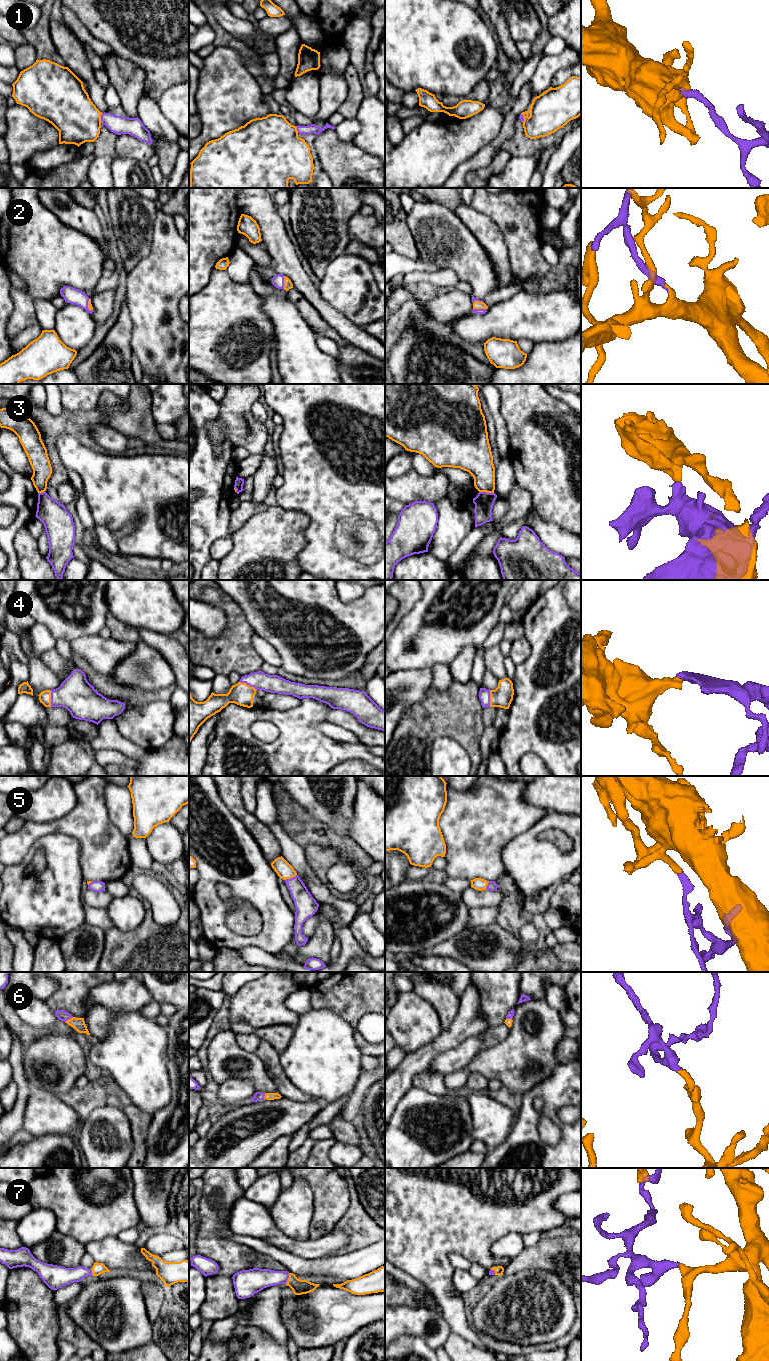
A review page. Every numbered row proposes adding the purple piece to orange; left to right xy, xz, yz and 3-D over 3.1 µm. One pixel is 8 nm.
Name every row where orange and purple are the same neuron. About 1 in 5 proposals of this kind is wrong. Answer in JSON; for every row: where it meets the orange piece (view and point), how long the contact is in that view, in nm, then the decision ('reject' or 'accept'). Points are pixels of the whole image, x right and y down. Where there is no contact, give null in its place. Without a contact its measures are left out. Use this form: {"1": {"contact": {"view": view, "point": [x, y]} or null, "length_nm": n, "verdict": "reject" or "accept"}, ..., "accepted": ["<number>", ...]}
{"1": {"contact": {"view": "xy", "point": [100, 118]}, "length_nm": 80, "verdict": "accept"}, "2": {"contact": {"view": "yz", "point": [480, 308]}, "length_nm": 110, "verdict": "accept"}, "3": {"contact": {"view": "yz", "point": [486, 491]}, "length_nm": 120, "verdict": "reject"}, "4": {"contact": {"view": "xz", "point": [248, 685]}, "length_nm": 160, "verdict": "accept"}, "5": {"contact": {"view": "xz", "point": [290, 878]}, "length_nm": 110, "verdict": "accept"}, "6": {"contact": {"view": "xy", "point": [69, 1019]}, "length_nm": 80, "verdict": "accept"}, "7": {"contact": {"view": "xz", "point": [288, 1278]}, "length_nm": 90, "verdict": "accept"}, "accepted": ["1", "2", "4", "5", "6", "7"]}

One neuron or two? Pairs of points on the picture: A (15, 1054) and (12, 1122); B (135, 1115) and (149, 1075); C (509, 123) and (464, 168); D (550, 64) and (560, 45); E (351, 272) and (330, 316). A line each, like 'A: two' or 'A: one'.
A: one
B: two
C: one
D: two
E: two

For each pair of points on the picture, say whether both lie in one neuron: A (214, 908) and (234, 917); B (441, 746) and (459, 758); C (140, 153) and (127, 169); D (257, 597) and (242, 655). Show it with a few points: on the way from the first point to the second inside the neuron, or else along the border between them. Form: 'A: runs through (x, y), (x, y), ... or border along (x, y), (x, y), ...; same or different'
A: border along (245, 901), (226, 915), (226, 925), (237, 934); different
B: runs through (445, 750), (455, 758); same
C: border along (116, 156), (144, 160), (146, 162); different
D: border along (237, 604), (255, 633); different

